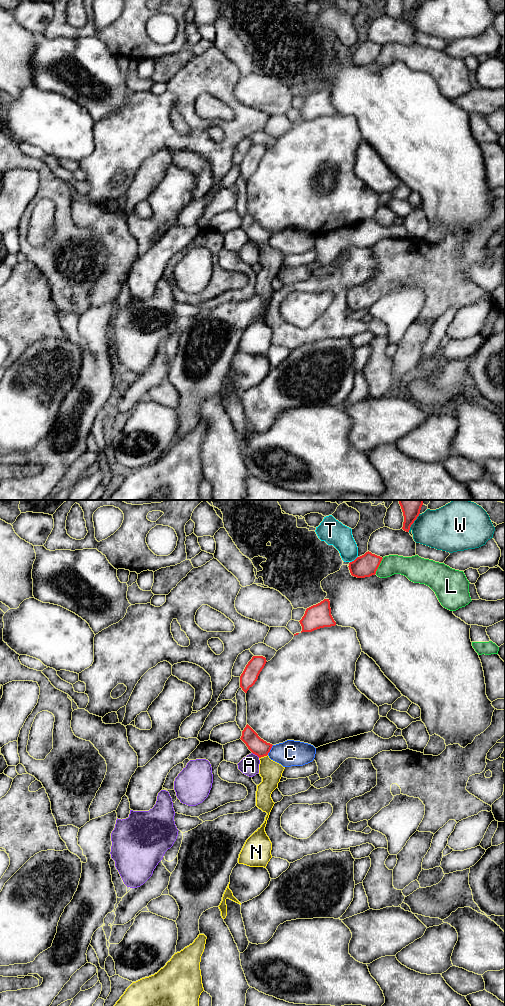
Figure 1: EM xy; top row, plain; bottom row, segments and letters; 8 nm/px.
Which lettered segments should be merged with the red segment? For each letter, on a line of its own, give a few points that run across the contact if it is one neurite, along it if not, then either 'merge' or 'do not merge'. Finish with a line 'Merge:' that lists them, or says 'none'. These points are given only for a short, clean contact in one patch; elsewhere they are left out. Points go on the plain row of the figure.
A: do not merge
C: xy (273, 233), (267, 242) | do not merge
L: do not merge
N: xy (259, 235), (263, 244), (271, 260) | merge
T: do not merge
W: do not merge
Merge: N

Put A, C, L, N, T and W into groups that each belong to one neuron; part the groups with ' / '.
A / C / L / N / T / W

